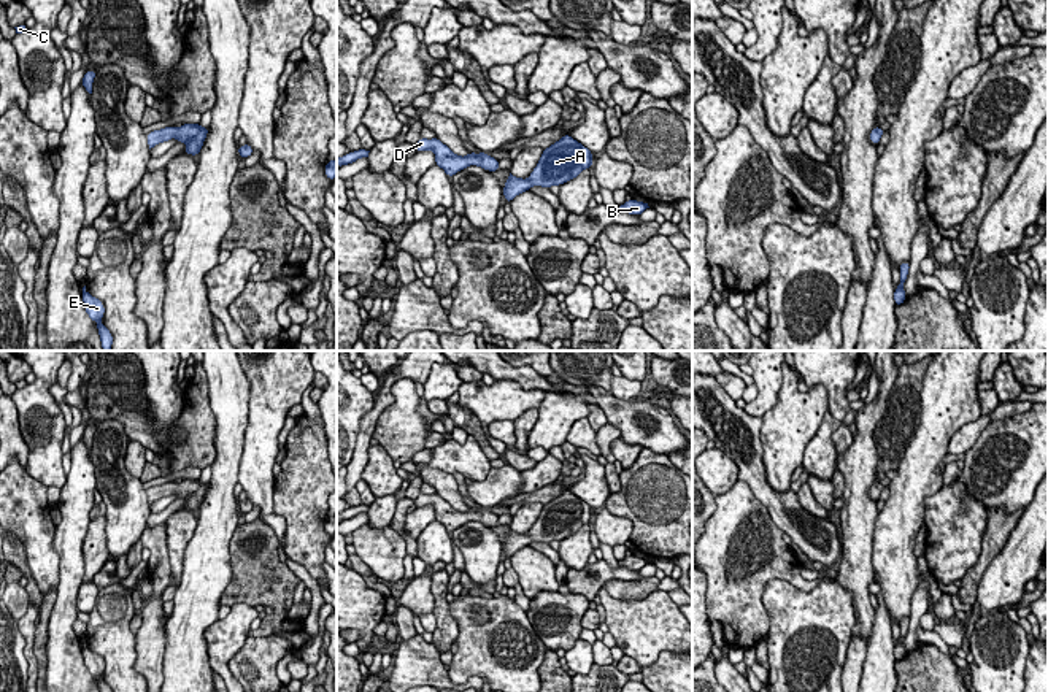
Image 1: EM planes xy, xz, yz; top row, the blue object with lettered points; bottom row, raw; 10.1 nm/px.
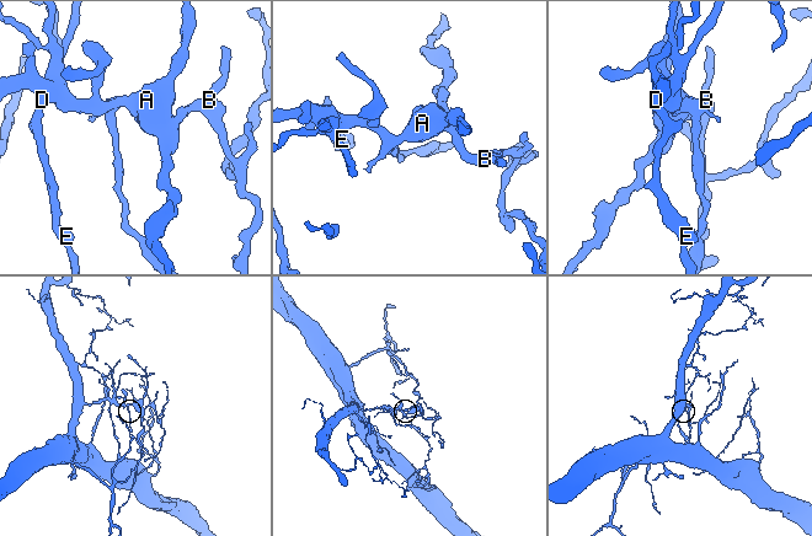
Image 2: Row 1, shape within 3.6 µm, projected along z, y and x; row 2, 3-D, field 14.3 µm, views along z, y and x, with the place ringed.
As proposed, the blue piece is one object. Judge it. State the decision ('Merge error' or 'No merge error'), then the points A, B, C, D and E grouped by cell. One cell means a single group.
No merge error. Groups: A B C D E

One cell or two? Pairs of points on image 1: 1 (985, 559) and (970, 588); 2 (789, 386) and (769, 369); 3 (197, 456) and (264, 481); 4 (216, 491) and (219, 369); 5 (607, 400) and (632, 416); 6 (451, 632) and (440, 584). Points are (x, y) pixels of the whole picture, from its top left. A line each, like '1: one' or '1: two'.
1: one
2: two
3: two
4: one
5: one
6: one

